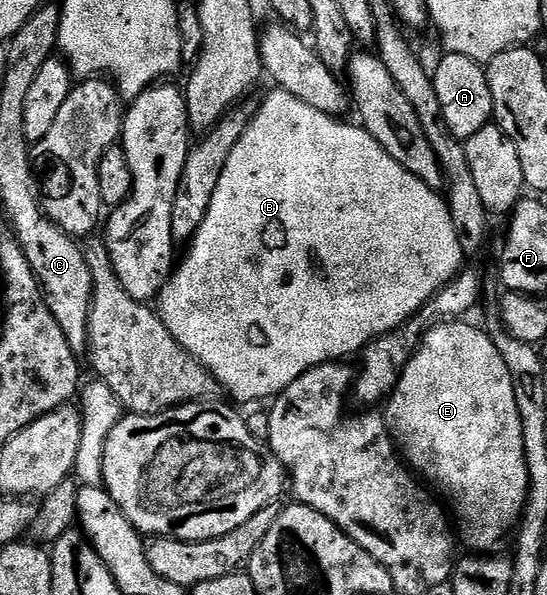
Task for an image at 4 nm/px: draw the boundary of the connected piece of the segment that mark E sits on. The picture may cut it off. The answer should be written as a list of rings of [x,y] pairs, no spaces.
[[[440,321],[428,330],[423,336],[418,351],[411,356],[405,369],[399,378],[399,384],[391,392],[386,400],[385,418],[387,428],[391,430],[391,438],[395,440],[395,446],[401,452],[402,458],[432,488],[436,487],[445,498],[451,502],[450,510],[453,512],[453,523],[457,528],[458,538],[468,547],[471,553],[491,553],[503,538],[510,536],[518,528],[519,520],[523,517],[523,506],[527,500],[527,490],[529,489],[529,473],[525,469],[525,445],[521,437],[521,417],[517,413],[517,397],[513,397],[513,381],[509,381],[509,369],[505,369],[505,361],[501,361],[501,353],[493,345],[493,341],[487,335],[486,330],[470,327],[467,321]]]

